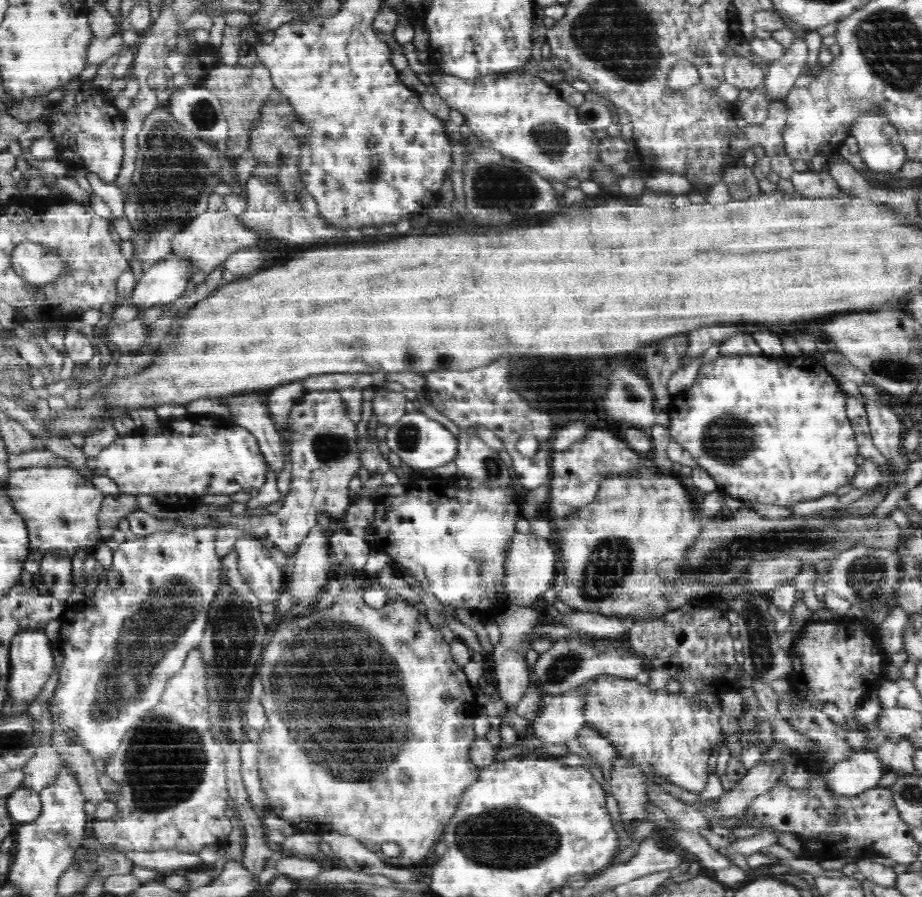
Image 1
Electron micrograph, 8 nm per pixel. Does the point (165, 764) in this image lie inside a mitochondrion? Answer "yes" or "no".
yes

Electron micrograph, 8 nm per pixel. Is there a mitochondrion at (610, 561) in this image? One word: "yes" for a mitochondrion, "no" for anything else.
yes

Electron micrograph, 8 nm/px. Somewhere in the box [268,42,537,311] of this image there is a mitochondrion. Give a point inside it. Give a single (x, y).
(372, 172)

